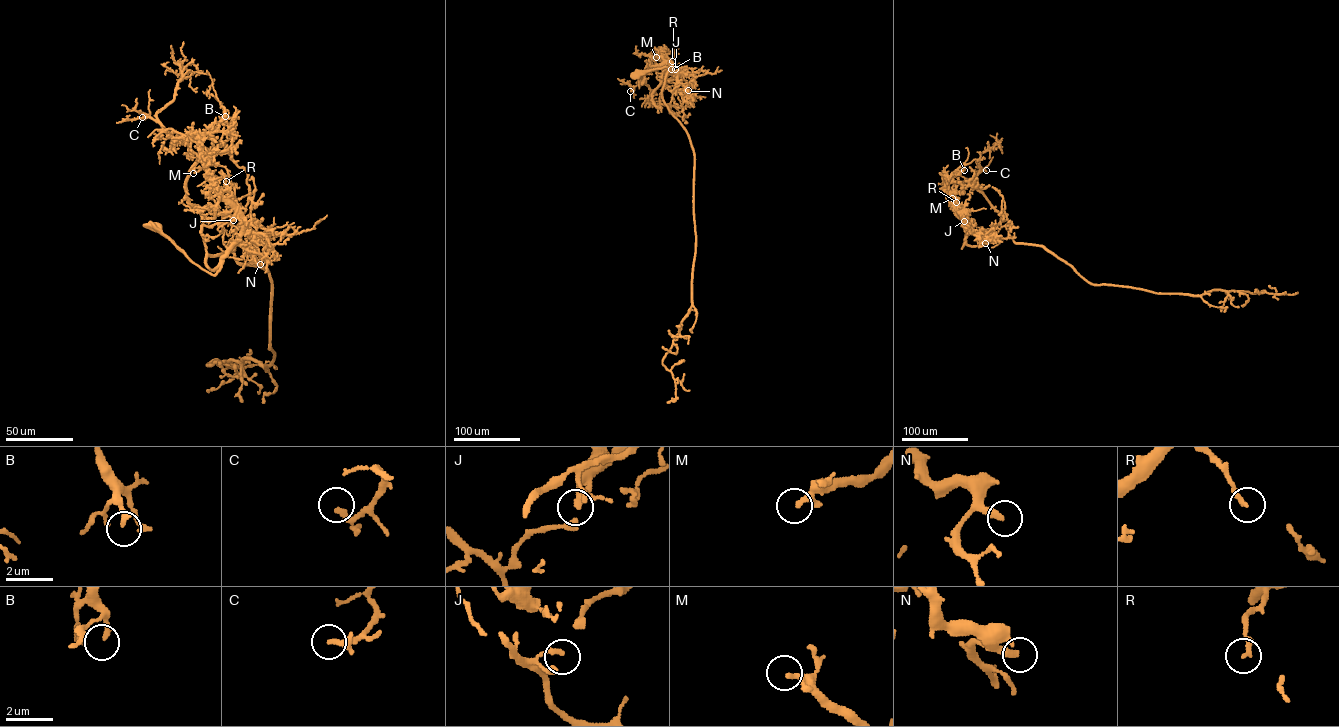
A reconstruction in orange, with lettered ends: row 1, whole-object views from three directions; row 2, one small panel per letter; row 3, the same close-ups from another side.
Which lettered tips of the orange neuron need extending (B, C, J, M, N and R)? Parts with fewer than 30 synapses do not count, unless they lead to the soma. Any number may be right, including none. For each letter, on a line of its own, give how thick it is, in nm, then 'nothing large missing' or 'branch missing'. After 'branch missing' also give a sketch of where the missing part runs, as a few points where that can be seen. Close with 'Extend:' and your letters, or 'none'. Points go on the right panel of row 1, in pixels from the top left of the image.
B: 200 nm thick; nothing large missing
C: 160 nm thick; nothing large missing
J: 160 nm thick; nothing large missing
M: 170 nm thick; nothing large missing
N: 320 nm thick; branch missing
R: 220 nm thick; nothing large missing
Extend: N

